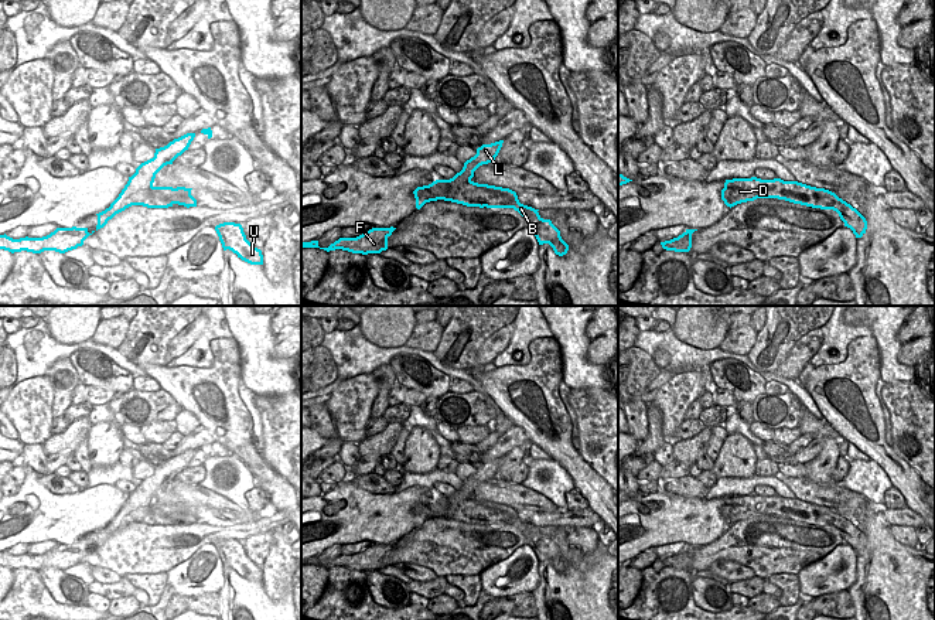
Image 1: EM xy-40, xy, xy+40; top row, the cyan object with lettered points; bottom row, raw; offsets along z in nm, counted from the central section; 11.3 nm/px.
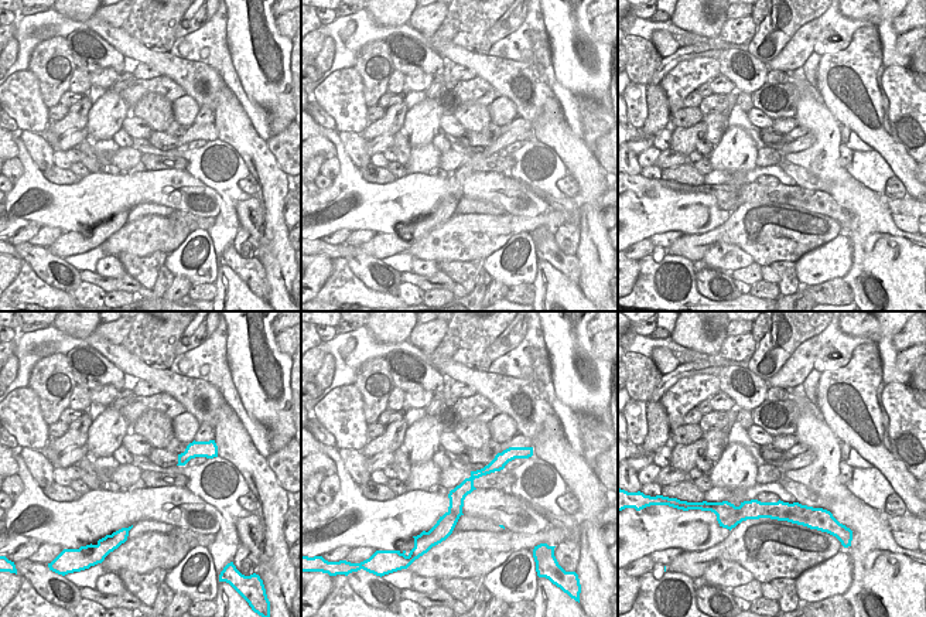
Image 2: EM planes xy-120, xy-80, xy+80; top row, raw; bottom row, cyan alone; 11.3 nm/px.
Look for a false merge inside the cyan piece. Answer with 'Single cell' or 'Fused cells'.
Fused cells.

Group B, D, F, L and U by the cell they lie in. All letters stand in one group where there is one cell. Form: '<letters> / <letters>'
B D U / F L

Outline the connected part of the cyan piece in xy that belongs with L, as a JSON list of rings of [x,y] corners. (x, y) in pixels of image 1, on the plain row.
[[[504,457],[491,460],[491,461],[482,461],[477,466],[477,471],[467,477],[464,480],[464,484],[460,490],[457,490],[453,495],[447,497],[448,507],[444,518],[451,518],[453,512],[457,511],[457,508],[465,501],[465,500],[474,500],[471,495],[474,494],[474,488],[482,483],[492,480],[495,474],[498,473]]]

